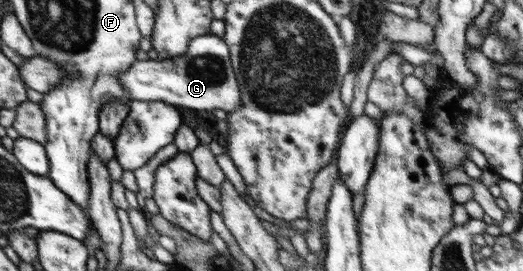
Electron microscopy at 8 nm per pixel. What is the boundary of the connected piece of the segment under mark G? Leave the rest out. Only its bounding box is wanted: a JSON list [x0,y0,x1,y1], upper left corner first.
[118,33,241,113]

